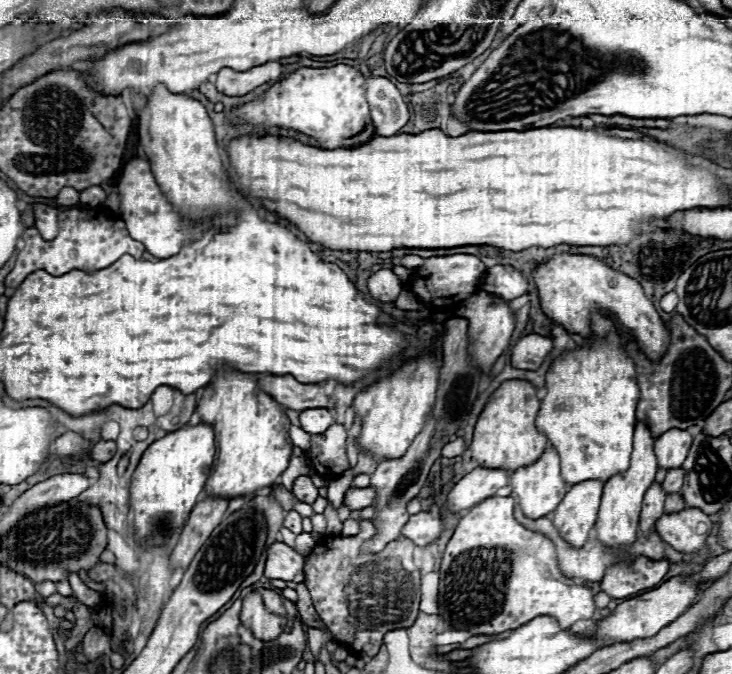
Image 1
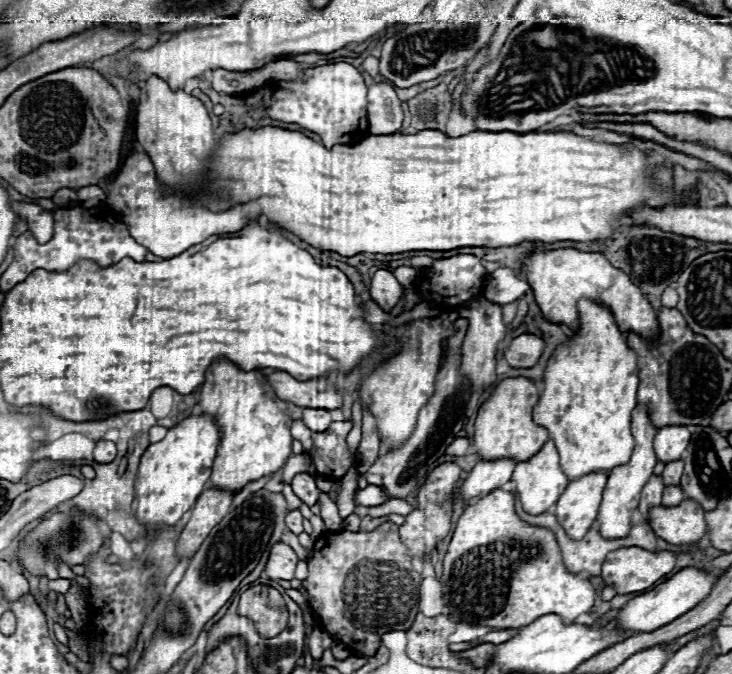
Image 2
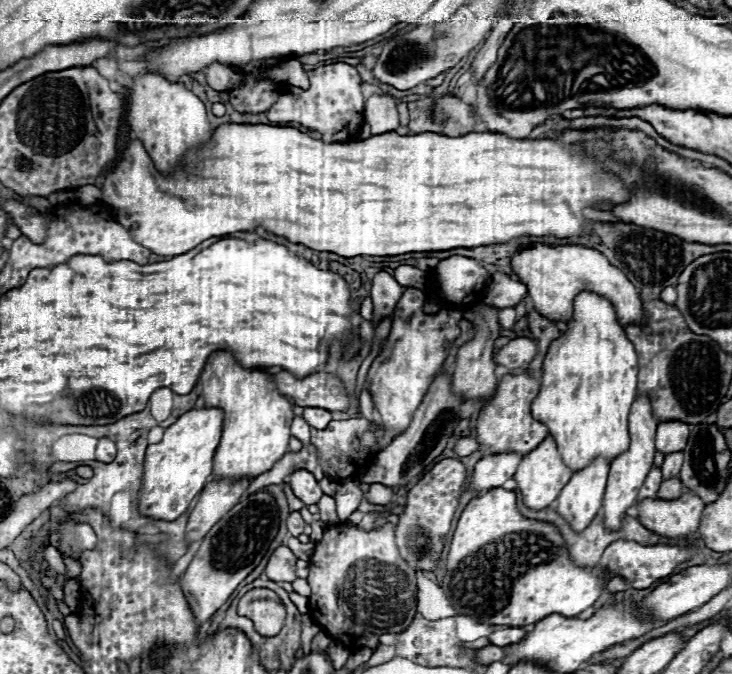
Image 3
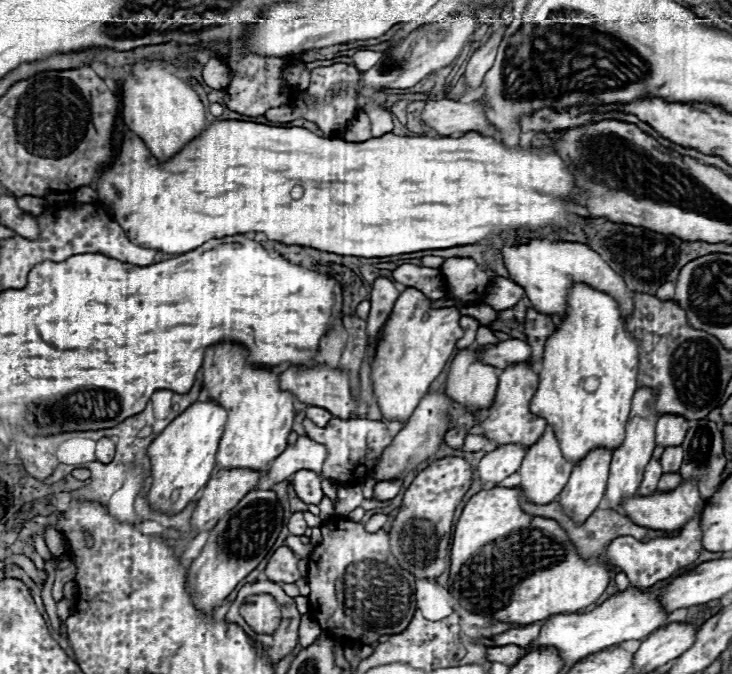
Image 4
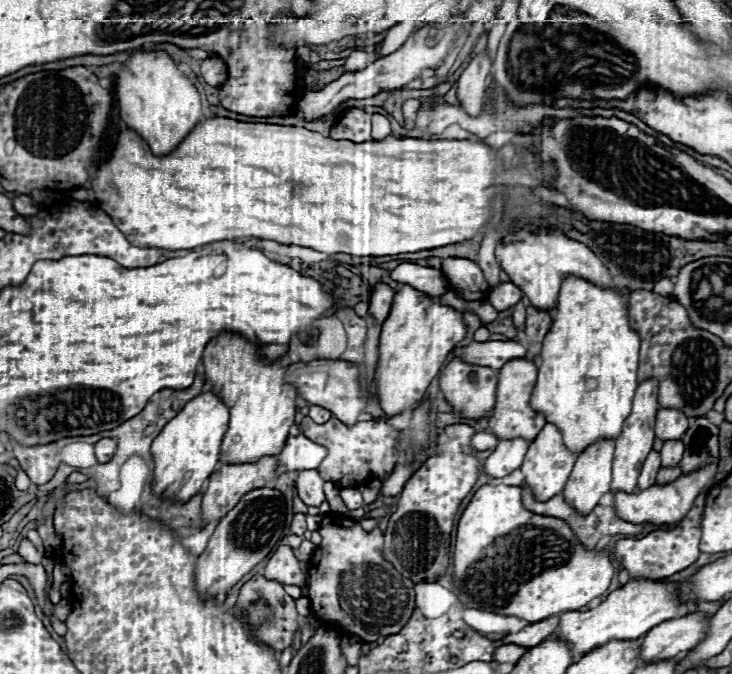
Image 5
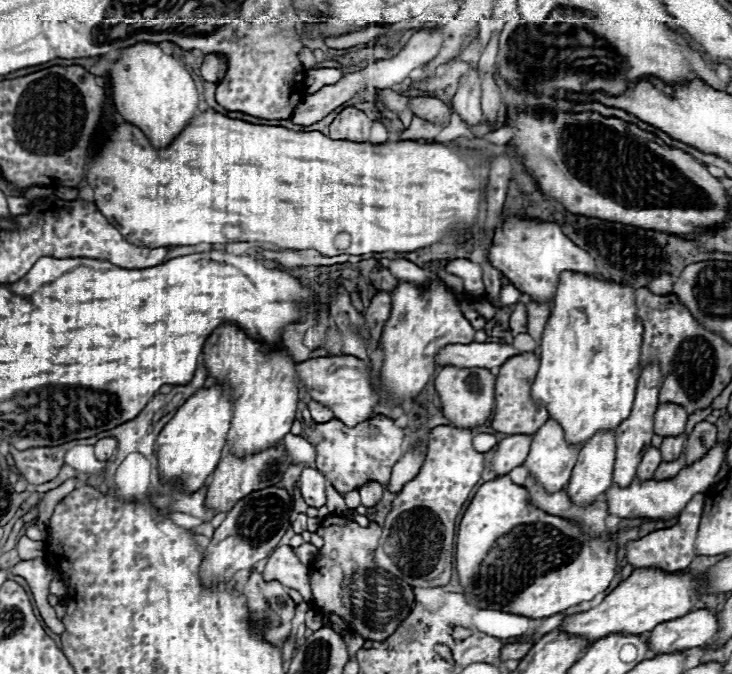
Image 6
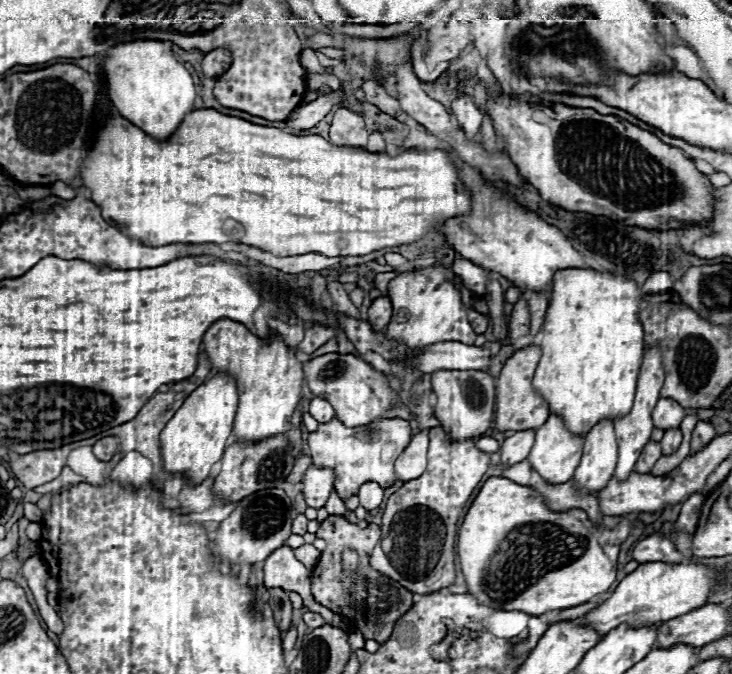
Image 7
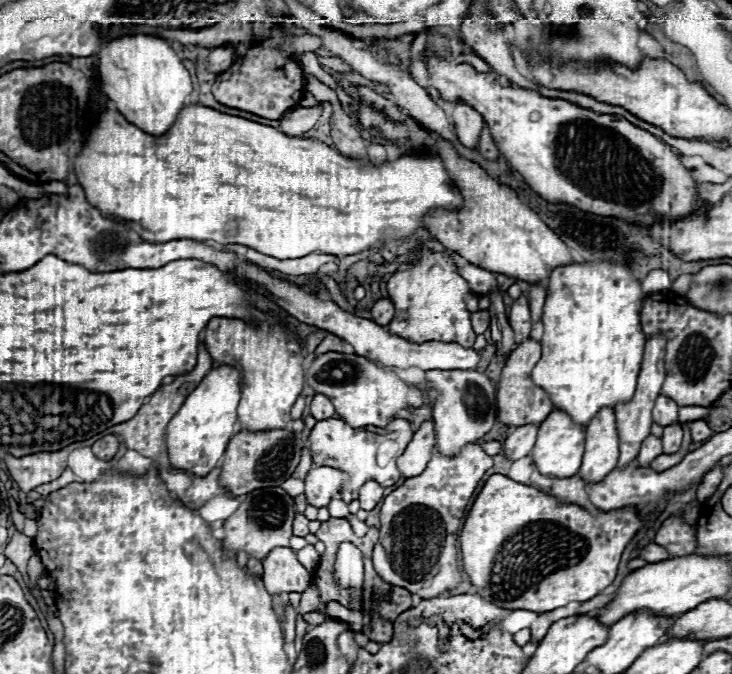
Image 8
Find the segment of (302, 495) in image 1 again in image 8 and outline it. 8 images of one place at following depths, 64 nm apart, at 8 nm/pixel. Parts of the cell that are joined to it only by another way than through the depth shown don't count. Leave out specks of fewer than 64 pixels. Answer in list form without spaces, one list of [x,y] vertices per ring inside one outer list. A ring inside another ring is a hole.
[[[330,466],[312,468],[306,476],[306,492],[304,492],[308,504],[316,508],[328,506],[328,502],[338,494],[340,484],[344,484],[344,480],[348,480],[348,476]]]

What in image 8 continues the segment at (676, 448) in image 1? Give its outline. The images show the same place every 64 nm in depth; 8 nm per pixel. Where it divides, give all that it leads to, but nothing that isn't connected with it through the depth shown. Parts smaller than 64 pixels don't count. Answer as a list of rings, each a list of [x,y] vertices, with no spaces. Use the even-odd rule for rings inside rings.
[[[658,396],[654,410],[652,410],[652,418],[660,426],[676,424],[678,422],[678,404],[666,396]]]

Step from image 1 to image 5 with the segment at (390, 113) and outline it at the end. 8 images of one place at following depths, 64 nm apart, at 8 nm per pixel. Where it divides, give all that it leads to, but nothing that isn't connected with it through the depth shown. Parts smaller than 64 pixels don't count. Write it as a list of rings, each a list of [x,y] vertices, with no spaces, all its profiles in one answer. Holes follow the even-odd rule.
[[[372,114],[372,138],[382,140],[392,132],[390,120],[384,114]]]

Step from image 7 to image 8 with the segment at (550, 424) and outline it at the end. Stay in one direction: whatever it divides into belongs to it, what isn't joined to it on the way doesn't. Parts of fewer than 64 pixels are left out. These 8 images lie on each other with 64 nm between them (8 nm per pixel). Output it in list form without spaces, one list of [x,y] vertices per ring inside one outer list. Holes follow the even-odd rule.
[[[554,410],[554,412],[550,412],[548,420],[544,420],[544,424],[540,424],[538,440],[530,452],[530,458],[544,476],[570,478],[580,468],[580,460],[582,460],[582,452],[584,452],[584,436],[586,436],[584,428],[576,428],[576,424],[572,424],[572,420],[568,420],[568,416],[564,416],[564,412]]]

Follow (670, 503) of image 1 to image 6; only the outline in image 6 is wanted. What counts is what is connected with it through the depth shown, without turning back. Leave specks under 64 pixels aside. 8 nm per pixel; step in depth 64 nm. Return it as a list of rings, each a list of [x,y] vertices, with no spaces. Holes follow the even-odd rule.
[[[682,454],[678,460],[674,460],[674,462],[662,462],[660,468],[656,468],[654,480],[668,480],[668,478],[674,478],[682,468],[684,468],[684,454]]]

